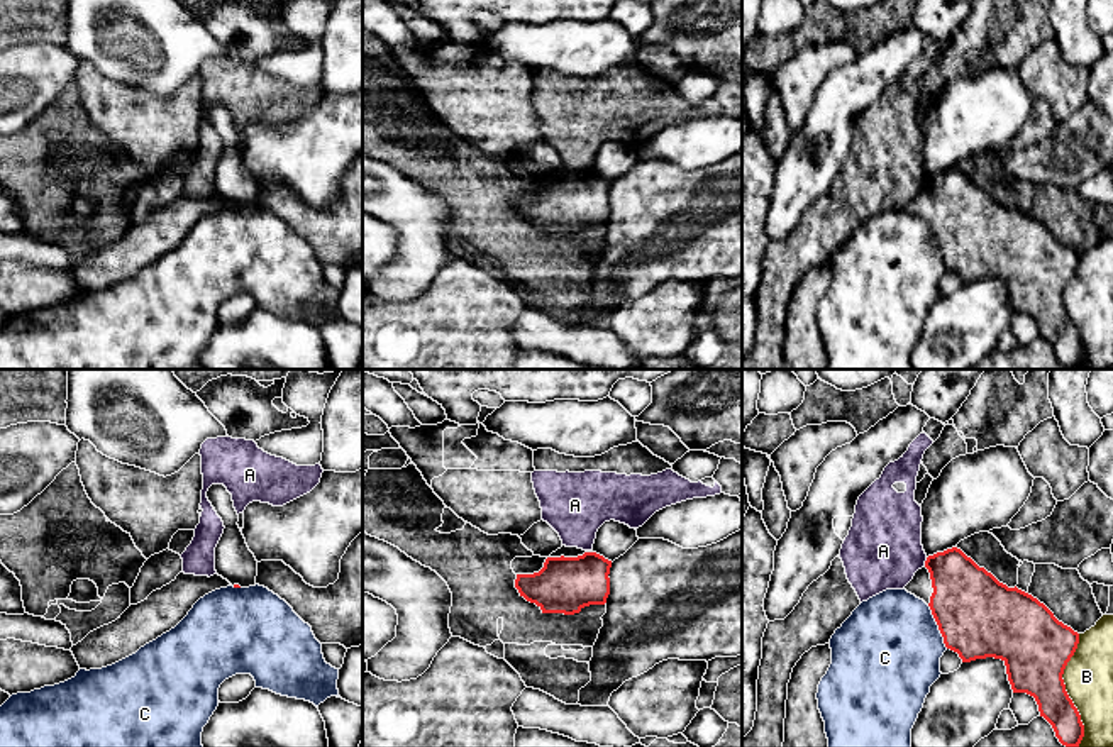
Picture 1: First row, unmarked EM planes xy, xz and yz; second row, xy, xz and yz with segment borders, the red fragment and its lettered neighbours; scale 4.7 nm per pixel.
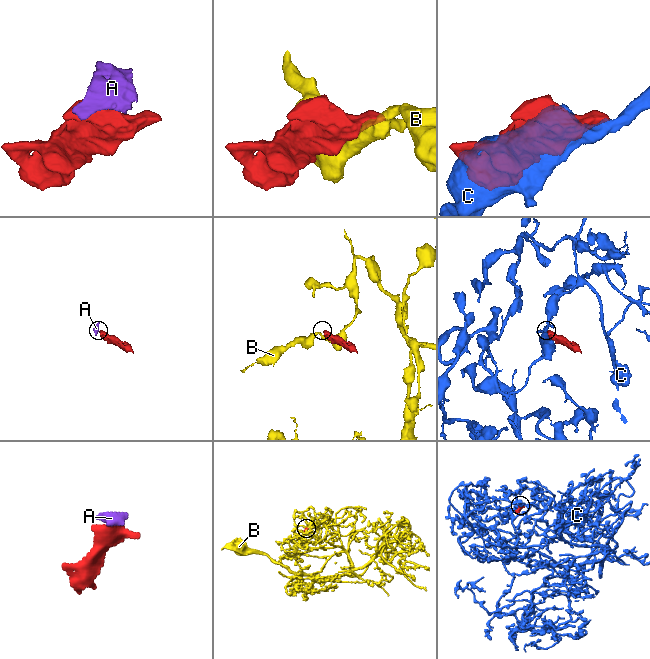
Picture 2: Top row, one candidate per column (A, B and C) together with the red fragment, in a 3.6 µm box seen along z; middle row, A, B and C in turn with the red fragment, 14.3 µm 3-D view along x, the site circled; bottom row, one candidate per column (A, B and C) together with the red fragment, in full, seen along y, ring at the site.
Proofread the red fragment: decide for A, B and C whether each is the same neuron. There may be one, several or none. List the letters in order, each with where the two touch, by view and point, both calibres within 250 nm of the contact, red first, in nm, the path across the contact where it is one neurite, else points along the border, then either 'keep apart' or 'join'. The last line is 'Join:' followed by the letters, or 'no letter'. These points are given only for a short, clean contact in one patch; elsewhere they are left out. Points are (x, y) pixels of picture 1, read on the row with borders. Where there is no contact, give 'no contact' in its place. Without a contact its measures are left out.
A: contact yz (925, 561); calibres 300 and 360 nm; border yz (927, 558), (924, 564); keep apart
B: contact yz (1064, 690); calibres 320 and 240 nm; keep apart
C: contact yz (939, 627); calibres 380 and 480 nm; keep apart
Join: no letter

